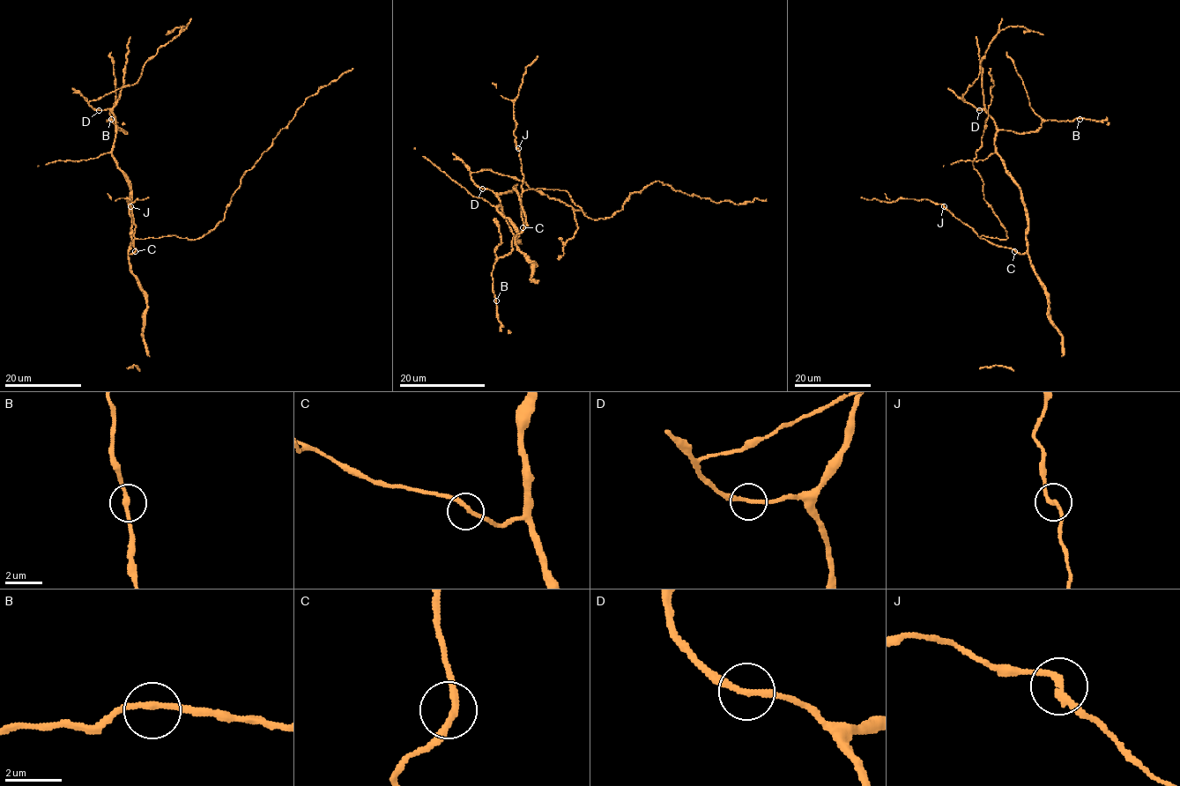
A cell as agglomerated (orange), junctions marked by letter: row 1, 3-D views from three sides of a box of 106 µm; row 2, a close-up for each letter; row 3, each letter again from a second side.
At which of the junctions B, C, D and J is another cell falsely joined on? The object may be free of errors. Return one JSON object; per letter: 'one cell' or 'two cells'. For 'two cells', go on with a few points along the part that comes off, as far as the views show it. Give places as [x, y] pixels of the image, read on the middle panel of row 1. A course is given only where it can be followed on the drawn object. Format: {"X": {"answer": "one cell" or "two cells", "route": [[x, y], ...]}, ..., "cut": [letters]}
{"B": {"answer": "one cell"}, "C": {"answer": "one cell"}, "D": {"answer": "one cell"}, "J": {"answer": "one cell"}, "cut": []}

